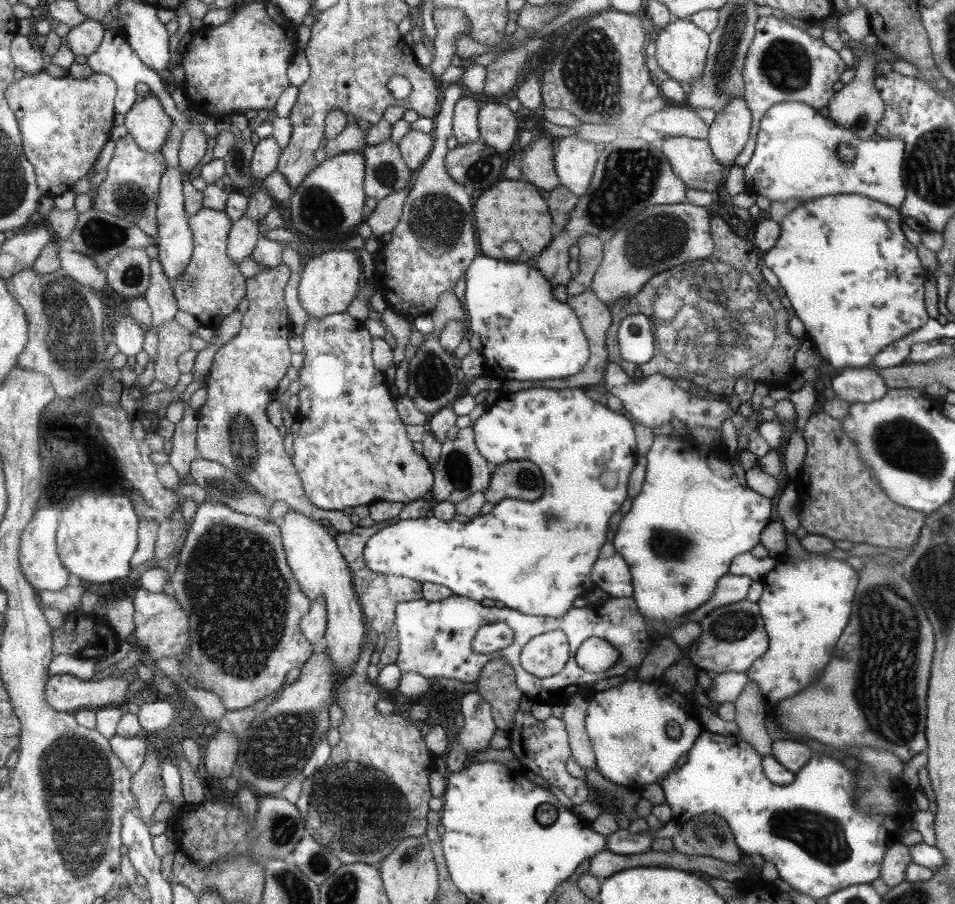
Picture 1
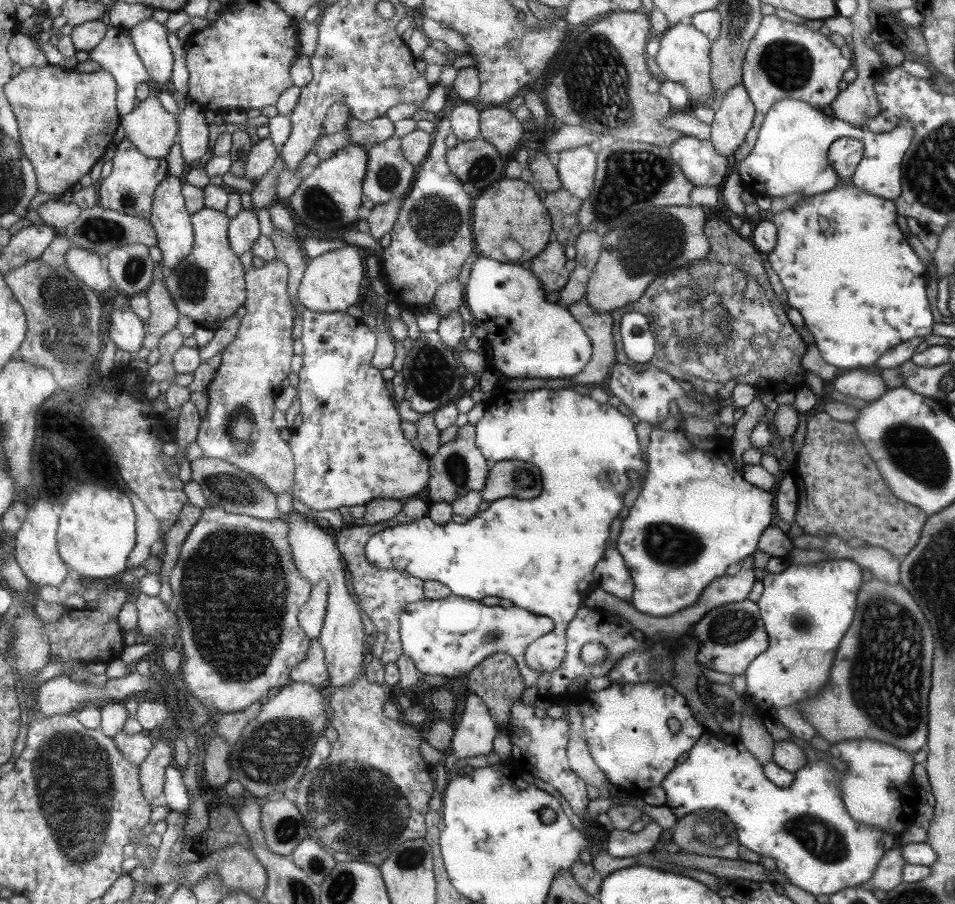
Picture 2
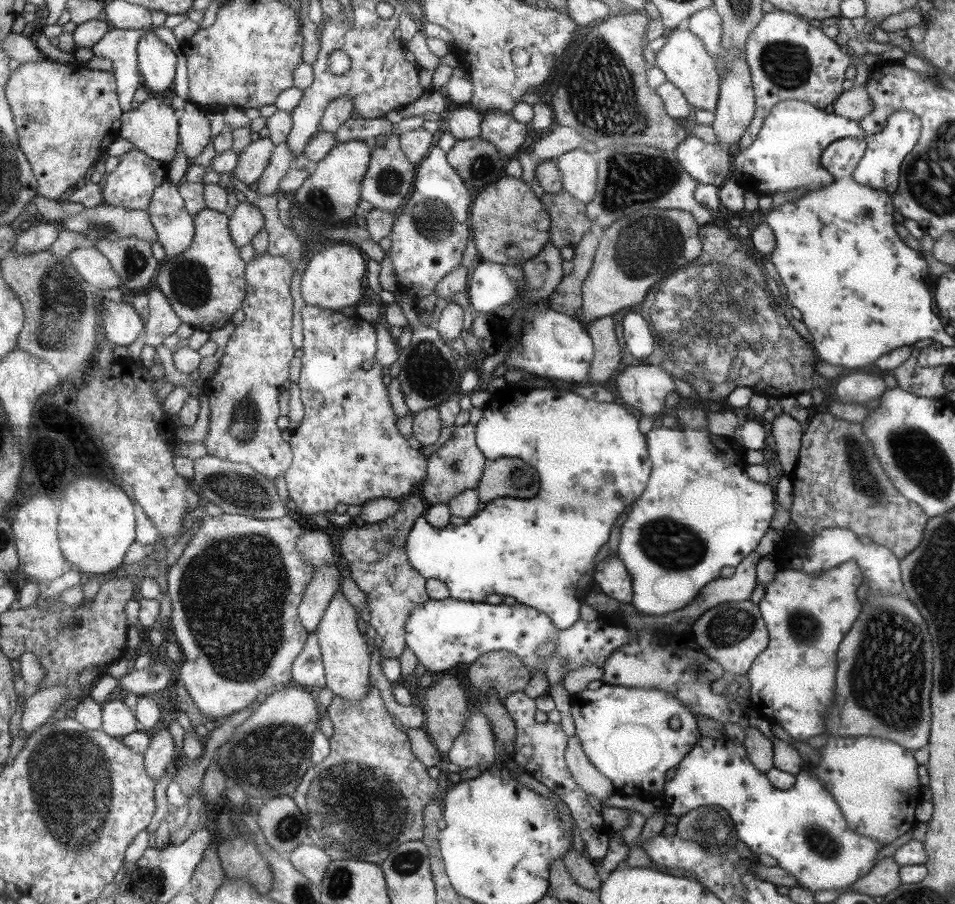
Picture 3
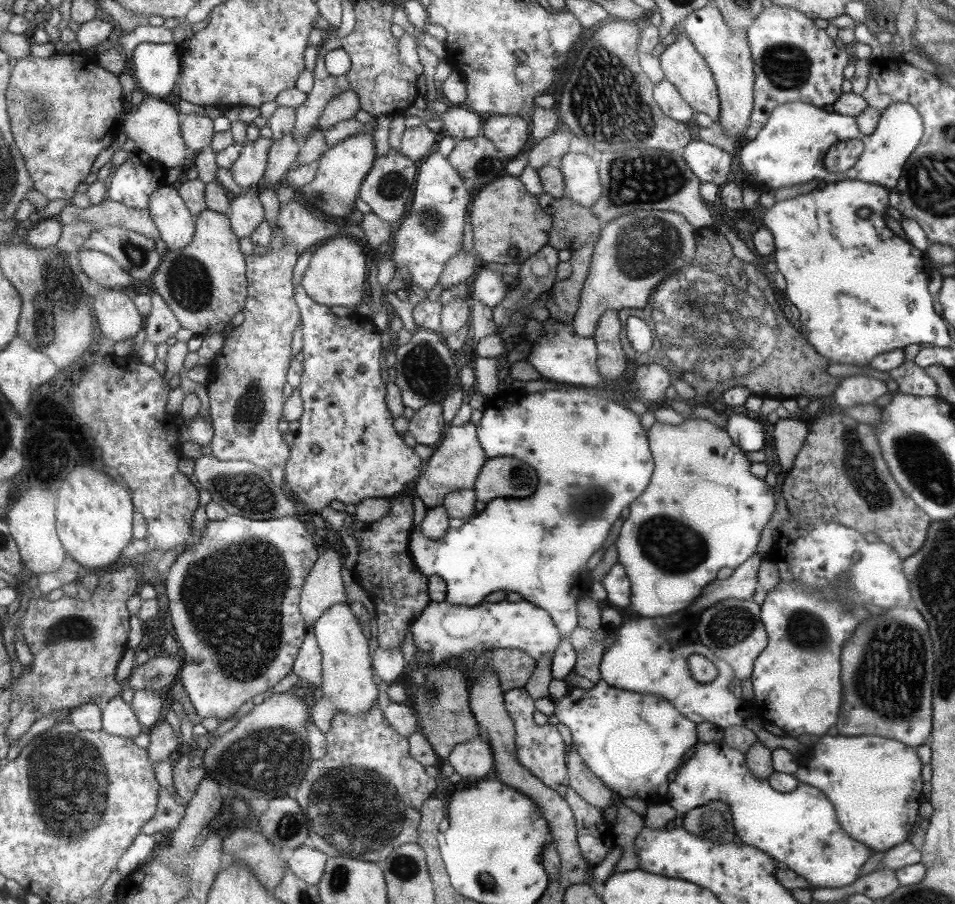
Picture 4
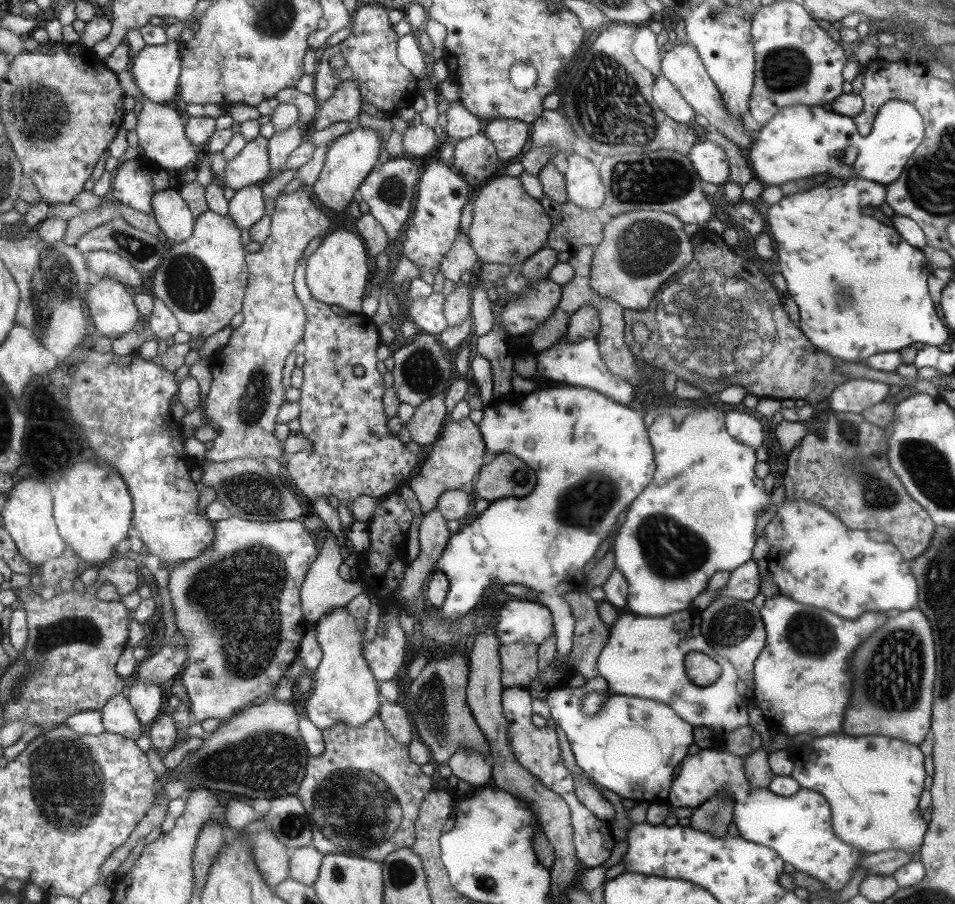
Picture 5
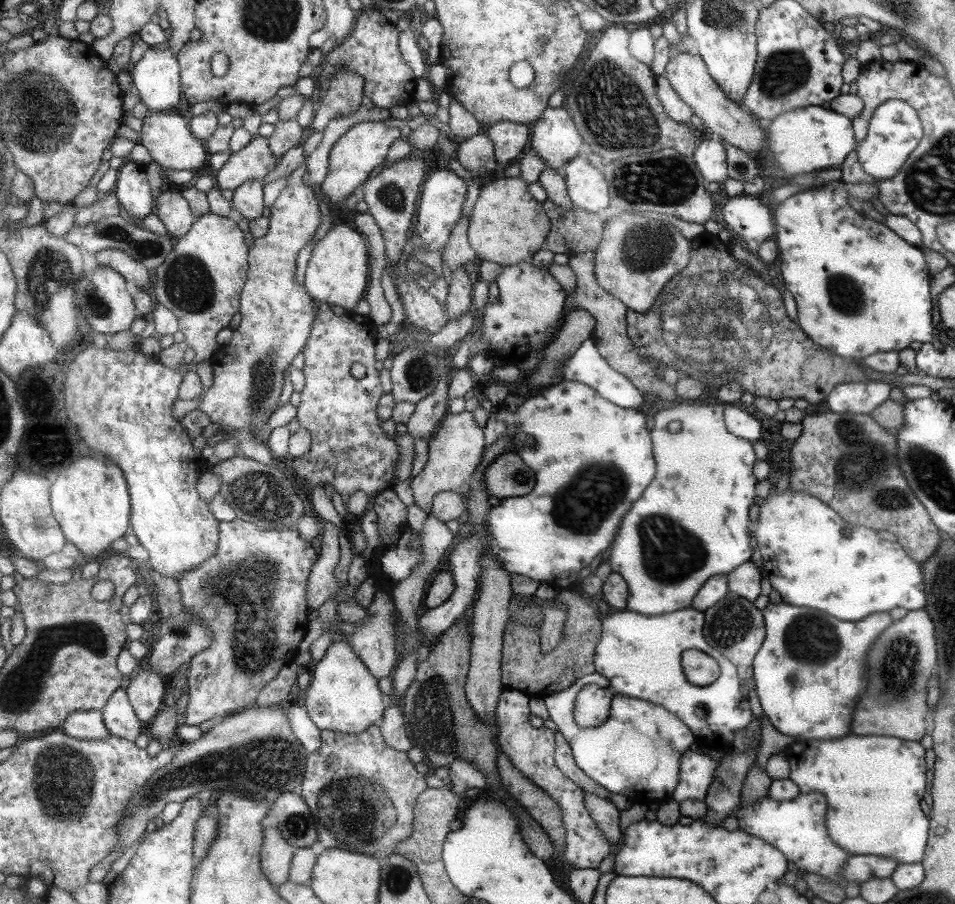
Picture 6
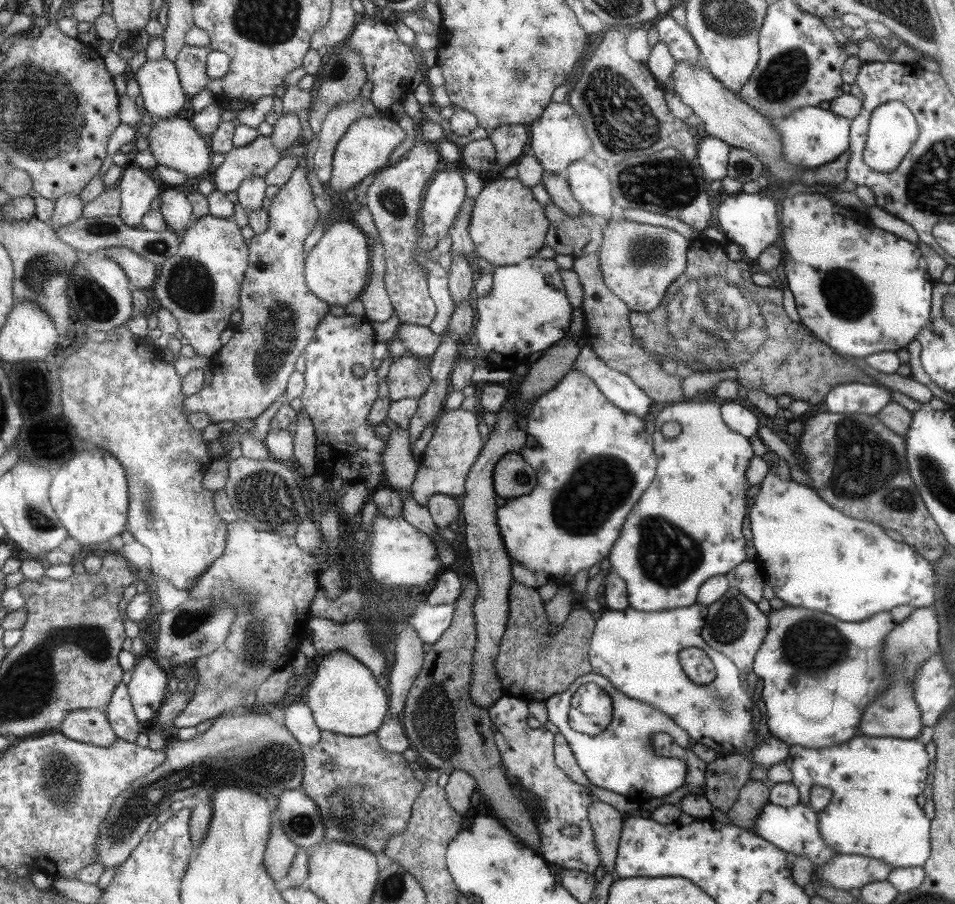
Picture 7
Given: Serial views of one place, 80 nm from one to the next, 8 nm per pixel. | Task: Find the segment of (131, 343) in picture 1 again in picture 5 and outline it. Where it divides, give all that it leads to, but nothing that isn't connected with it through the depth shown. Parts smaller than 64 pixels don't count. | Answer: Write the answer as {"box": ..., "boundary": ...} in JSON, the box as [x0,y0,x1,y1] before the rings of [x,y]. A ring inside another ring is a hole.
{"box":[84,276,143,341],"boundary":[[[108,276],[90,286],[84,302],[99,334],[112,341],[136,331],[143,316],[127,286]]]}

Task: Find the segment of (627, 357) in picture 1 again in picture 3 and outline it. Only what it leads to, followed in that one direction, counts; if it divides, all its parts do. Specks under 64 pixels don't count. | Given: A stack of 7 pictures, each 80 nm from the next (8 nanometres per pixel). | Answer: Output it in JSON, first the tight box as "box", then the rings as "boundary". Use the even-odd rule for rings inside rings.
{"box":[615,312,677,422],"boundary":[[[628,312],[622,315],[622,336],[629,354],[633,358],[645,361],[656,349],[655,341],[651,336],[648,321],[636,312]],[[625,365],[615,375],[616,396],[656,422],[665,414],[665,396],[677,392],[674,377],[657,365]]]}

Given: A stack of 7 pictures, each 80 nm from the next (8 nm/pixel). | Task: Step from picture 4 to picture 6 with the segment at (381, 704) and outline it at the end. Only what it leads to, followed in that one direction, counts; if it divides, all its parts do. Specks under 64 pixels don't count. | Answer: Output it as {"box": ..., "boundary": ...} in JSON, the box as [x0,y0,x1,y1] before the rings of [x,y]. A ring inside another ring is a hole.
{"box":[378,703,412,752],"boundary":[[[391,703],[382,714],[378,726],[381,727],[383,738],[390,747],[405,752],[412,747],[400,705]]]}

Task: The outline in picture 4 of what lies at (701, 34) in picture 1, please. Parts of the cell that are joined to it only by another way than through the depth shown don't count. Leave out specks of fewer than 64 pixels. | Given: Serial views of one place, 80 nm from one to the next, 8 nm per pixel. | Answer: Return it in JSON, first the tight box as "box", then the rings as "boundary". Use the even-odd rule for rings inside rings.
{"box":[658,31,721,124],"boundary":[[[675,31],[674,42],[667,45],[658,58],[664,80],[667,80],[677,90],[681,99],[687,102],[687,105],[695,113],[703,112],[709,116],[713,124],[718,124],[721,106],[718,102],[717,84],[714,82],[710,68],[702,56],[698,54],[697,48],[690,41],[690,38],[681,31]]]}

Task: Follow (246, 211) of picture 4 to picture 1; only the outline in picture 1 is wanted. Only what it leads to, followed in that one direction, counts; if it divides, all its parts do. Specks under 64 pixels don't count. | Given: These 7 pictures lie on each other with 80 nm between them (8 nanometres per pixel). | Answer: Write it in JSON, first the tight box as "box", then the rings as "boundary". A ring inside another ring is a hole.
{"box":[227,215,258,264],"boundary":[[[242,215],[230,228],[227,241],[227,254],[232,262],[239,264],[249,257],[255,248],[258,236],[258,222]]]}

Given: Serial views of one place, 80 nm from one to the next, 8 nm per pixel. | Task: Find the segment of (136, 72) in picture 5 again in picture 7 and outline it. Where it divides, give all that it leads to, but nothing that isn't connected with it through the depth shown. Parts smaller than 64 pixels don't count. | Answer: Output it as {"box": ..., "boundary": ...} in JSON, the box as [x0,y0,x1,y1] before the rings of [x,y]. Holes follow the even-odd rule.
{"box":[133,55,185,120],"boundary":[[[165,55],[155,62],[151,61],[145,62],[145,66],[133,77],[141,85],[143,110],[157,120],[177,118],[177,112],[185,102],[179,70],[175,62]]]}

